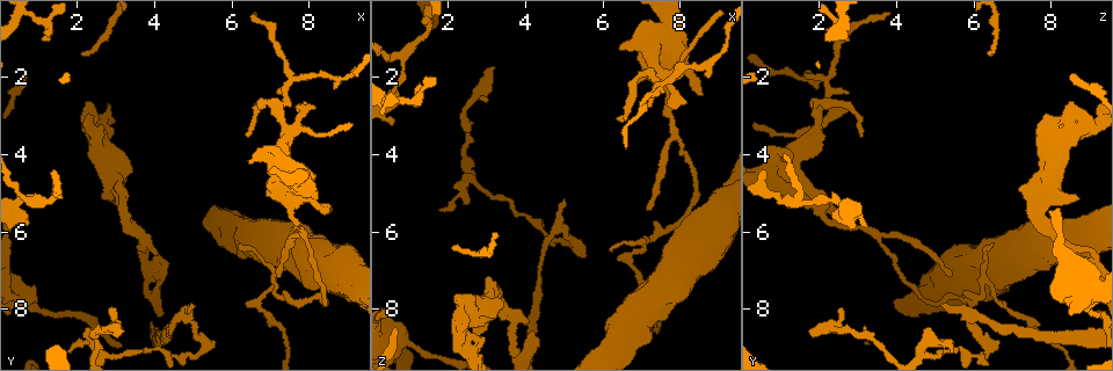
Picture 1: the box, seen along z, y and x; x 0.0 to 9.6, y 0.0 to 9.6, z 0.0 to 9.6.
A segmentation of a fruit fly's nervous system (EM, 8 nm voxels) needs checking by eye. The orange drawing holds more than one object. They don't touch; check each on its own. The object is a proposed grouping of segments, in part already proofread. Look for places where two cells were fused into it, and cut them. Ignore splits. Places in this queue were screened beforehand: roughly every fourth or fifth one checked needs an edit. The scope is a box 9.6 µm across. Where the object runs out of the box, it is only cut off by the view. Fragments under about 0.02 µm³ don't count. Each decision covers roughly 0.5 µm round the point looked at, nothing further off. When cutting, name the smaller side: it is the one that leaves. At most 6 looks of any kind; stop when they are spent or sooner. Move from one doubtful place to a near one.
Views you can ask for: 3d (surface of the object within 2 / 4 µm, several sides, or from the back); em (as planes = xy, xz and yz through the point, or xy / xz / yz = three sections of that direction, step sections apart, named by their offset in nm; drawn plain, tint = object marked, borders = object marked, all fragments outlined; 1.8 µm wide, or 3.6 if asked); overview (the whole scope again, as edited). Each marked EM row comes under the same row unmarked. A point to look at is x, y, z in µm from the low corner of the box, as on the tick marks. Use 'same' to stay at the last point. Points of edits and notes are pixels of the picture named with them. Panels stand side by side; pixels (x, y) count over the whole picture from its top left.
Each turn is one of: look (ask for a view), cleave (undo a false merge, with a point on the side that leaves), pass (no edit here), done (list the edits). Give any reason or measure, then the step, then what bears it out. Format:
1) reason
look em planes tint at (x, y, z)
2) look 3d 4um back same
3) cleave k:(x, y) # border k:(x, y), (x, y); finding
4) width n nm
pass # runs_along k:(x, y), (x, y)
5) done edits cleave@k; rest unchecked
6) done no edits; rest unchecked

abrupt turn
look em planes tint at (4.90, 8.30, 5.95)

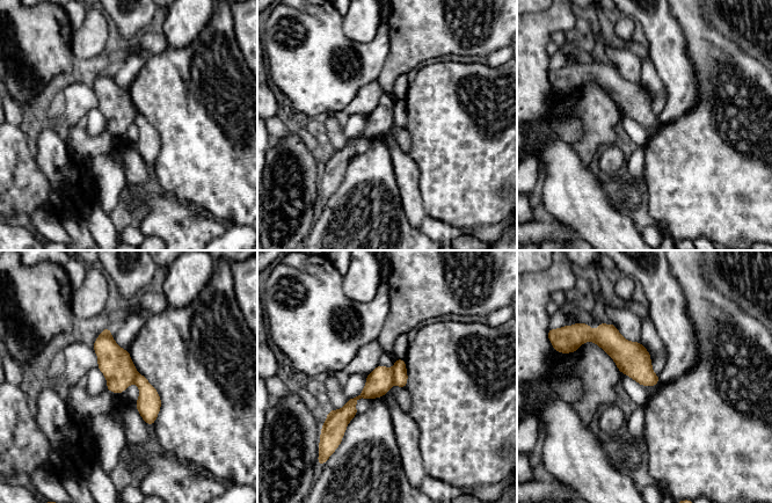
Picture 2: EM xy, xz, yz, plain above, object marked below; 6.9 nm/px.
cleave 2:(379, 381) # border 2:(392, 369), (395, 381); a second cell is stuck on

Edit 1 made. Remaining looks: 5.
look overview

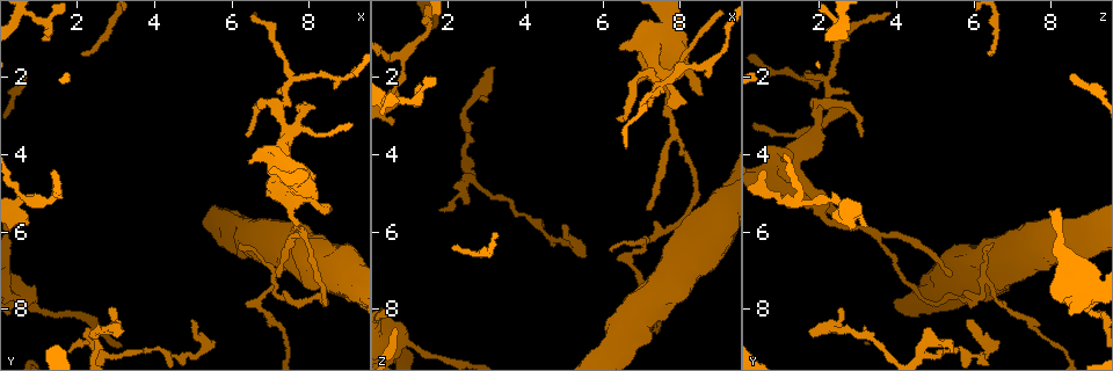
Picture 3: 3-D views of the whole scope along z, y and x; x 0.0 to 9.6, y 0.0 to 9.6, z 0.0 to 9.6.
sudden change in width
look em planes tint at (0.65, 7.70, 8.85)

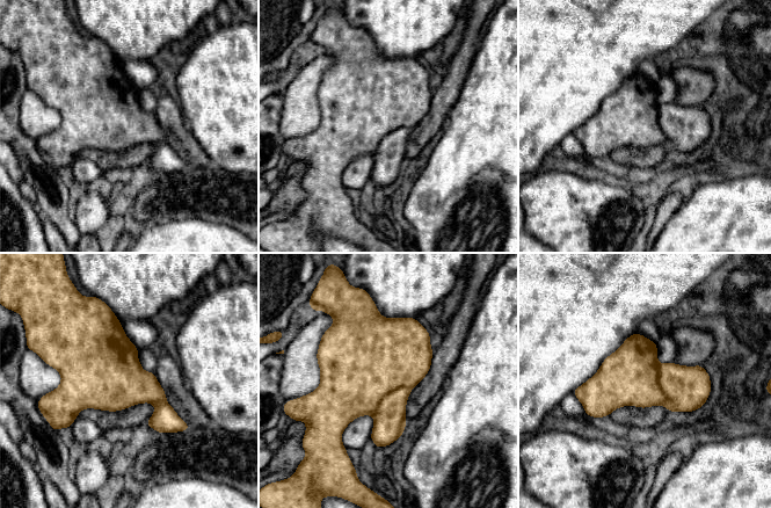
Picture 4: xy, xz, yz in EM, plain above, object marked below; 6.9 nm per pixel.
width 420 nm
pass # one cell here

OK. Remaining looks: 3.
done edits cleave@2; rest unchecked

